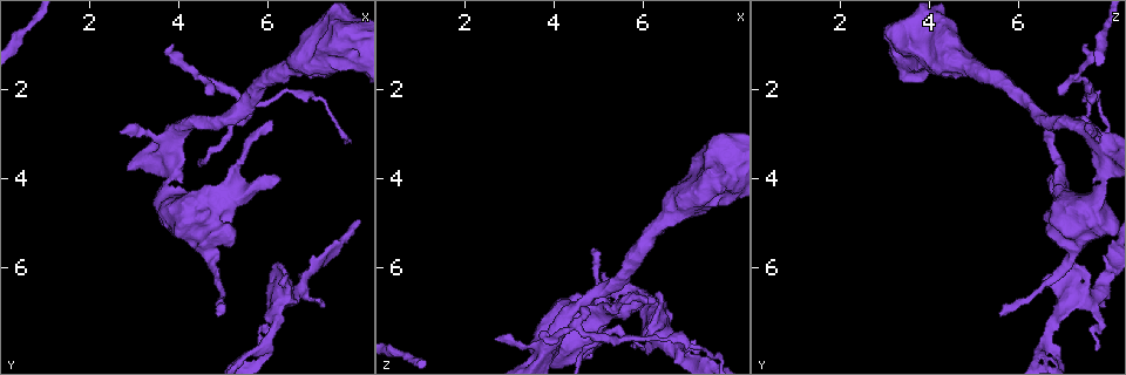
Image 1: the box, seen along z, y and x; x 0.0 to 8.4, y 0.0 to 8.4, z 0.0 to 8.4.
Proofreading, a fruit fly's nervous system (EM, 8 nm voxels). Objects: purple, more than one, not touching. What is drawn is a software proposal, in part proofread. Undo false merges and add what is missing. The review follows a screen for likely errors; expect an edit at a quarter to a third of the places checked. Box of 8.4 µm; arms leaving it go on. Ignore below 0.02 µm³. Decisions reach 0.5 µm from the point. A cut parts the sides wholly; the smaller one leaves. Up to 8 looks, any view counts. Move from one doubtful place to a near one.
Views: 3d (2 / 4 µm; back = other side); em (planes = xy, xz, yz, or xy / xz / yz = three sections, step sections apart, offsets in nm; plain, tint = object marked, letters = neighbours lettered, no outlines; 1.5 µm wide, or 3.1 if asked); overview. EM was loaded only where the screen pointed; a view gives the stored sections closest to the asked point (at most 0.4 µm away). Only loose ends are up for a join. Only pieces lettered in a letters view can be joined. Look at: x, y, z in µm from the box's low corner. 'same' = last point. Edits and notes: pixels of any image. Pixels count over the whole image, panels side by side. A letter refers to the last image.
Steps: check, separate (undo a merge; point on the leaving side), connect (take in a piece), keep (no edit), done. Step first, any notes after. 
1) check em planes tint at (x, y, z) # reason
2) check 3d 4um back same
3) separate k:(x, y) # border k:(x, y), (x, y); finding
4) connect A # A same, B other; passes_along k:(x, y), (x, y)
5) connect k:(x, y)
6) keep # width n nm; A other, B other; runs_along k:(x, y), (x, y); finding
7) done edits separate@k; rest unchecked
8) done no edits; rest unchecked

check em xz step 4 letters at (7.15, 6.95, 7.90) # free end

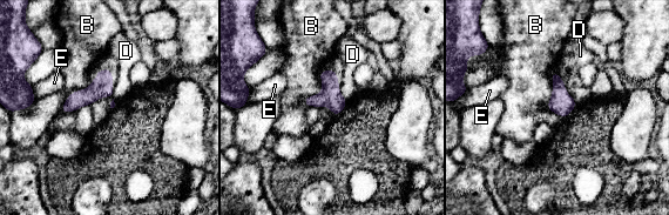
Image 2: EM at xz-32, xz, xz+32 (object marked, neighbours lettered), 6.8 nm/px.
keep # B other, D other, E other; runs_along 2:(107, 72), (87, 96), (65, 108); no lettered piece goes on from it

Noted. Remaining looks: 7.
check em planes letters at (6.25, 4.05, 6.70) # an open end

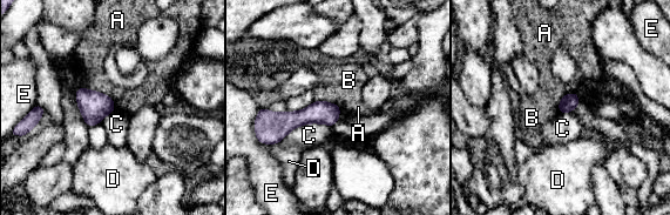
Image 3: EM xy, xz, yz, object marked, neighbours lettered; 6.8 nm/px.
keep # A other, B other, C other, D other, E other; border 3:(83, 87), (107, 94), (116, 108); none of them fits

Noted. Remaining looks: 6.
check 3d 2um at (3.60, 4.10, 7.90) # thick end

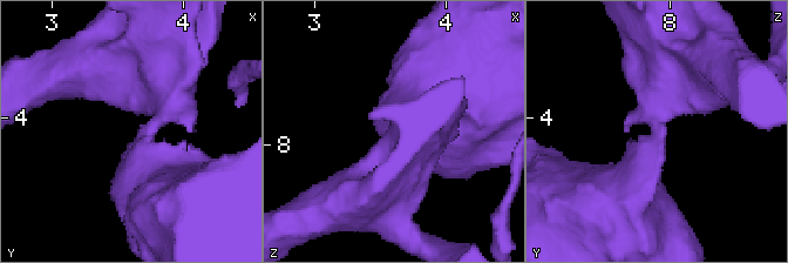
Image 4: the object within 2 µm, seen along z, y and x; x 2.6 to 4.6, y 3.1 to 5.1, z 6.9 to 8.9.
check em planes letters at (3.64, 4.16, 7.96) # need the tissue

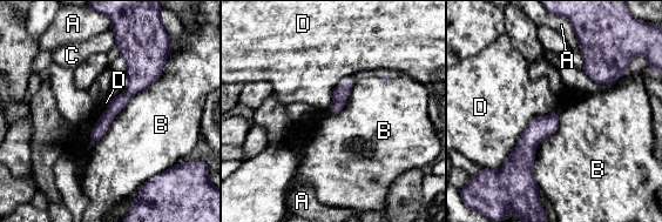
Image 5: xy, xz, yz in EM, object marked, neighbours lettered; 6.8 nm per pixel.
keep # longest_contact B 850 nm; A other, B other, C other, D other; border 5:(168, 58), (160, 75), (87, 150); none of them fits

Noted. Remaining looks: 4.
done no edits; rest unchecked

